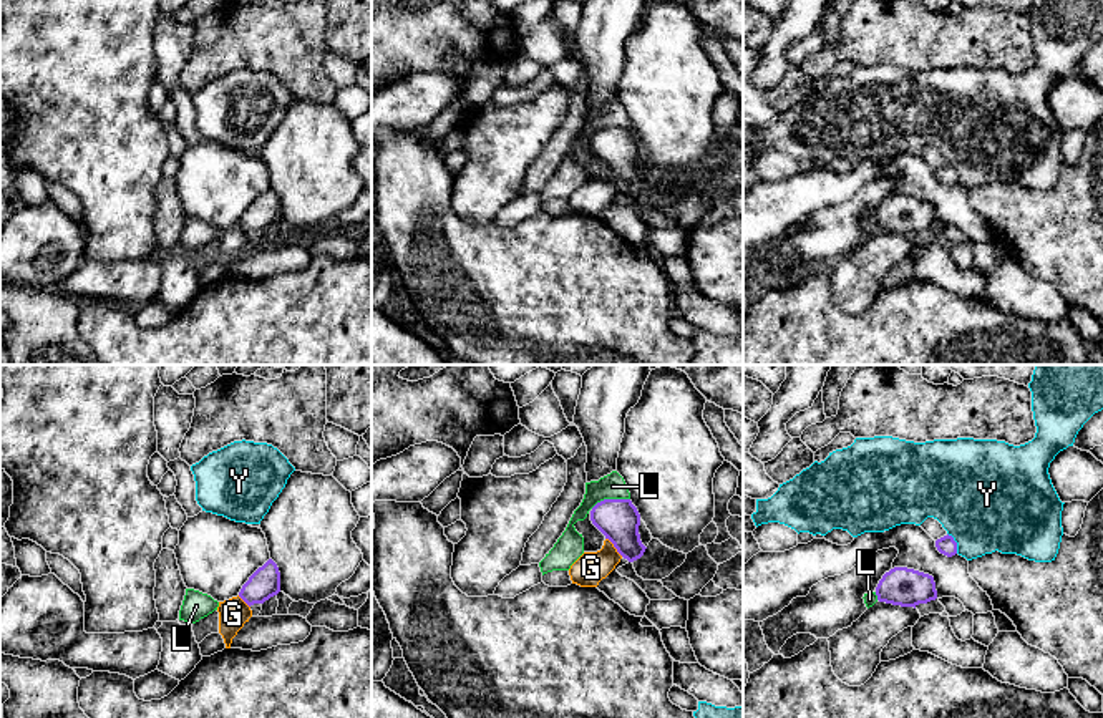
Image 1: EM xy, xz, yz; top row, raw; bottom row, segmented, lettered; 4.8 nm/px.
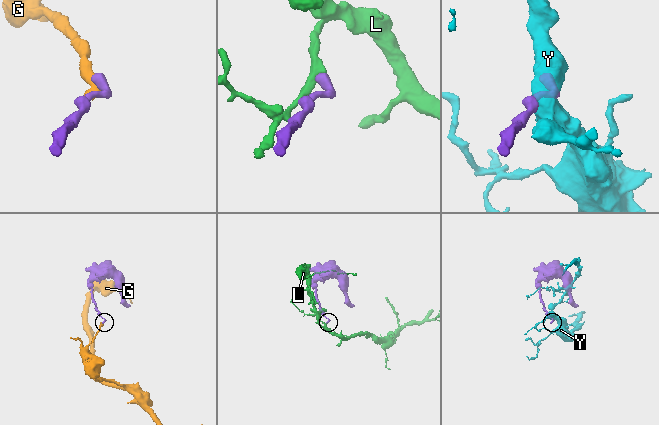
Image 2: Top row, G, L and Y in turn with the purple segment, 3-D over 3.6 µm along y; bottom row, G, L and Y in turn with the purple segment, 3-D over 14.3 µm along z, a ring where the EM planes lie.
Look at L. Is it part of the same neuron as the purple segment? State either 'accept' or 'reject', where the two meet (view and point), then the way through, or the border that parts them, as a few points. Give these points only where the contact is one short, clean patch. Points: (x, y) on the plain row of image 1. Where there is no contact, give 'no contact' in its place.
reject; contact xz (609, 128); border xz (629, 126), (604, 126), (591, 136)

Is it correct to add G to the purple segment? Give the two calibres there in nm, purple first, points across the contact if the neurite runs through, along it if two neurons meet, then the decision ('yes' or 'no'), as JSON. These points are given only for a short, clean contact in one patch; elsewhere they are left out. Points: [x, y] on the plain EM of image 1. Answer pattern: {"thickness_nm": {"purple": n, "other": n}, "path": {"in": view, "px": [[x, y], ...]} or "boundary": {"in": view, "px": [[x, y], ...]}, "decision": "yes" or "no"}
{"thickness_nm": {"purple": 200, "other": 160}, "boundary": {"in": "xz", "px": [[606, 166], [622, 184]]}, "decision": "no"}

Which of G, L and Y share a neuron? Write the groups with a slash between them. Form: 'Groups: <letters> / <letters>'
Groups: G / L / Y

